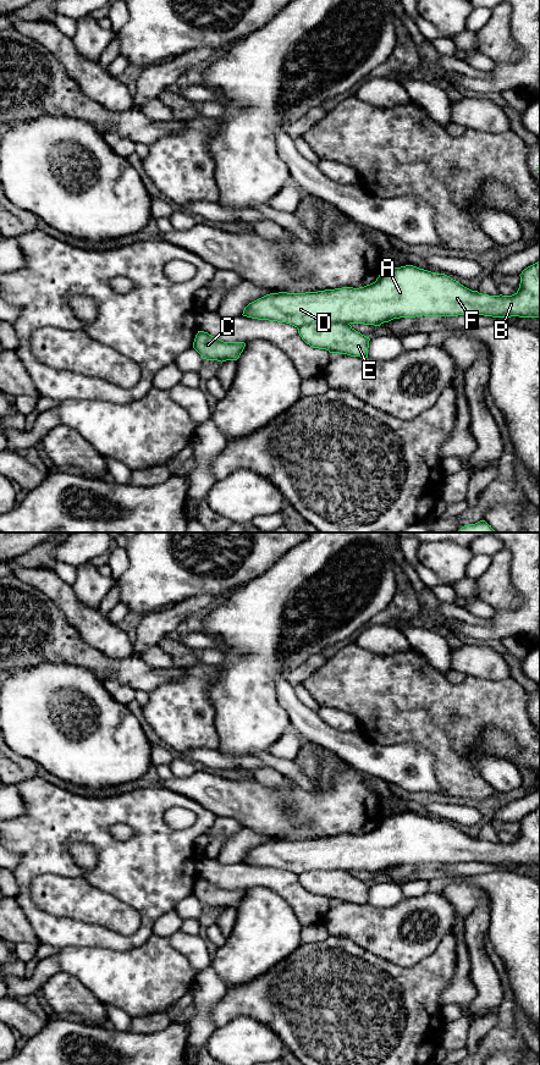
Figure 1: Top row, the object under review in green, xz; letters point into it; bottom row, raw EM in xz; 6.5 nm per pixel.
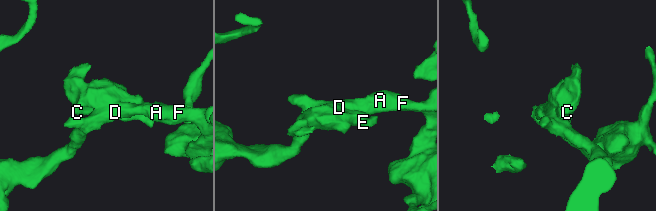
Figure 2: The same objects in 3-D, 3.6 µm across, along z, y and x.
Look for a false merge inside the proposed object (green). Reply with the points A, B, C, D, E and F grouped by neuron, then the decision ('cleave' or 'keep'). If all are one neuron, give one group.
groups A B D F / C E; cleave

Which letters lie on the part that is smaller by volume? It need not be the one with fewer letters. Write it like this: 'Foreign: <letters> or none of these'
Foreign: C, E

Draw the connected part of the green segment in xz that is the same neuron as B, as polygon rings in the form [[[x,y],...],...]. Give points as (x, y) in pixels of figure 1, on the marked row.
[[[540,260],[522,271],[518,291],[512,296],[489,296],[472,291],[445,274],[413,265],[380,272],[375,282],[364,287],[342,287],[305,293],[270,293],[252,303],[243,316],[286,322],[297,329],[312,324],[364,324],[380,326],[400,318],[484,315],[492,318],[540,318]]]

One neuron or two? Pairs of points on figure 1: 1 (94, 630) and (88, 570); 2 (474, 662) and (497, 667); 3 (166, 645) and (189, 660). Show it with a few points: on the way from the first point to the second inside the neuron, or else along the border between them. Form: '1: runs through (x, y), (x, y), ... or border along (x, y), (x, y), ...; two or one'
1: border along (72, 586), (76, 596), (86, 606), (97, 610); two
2: runs through (480, 662), (491, 666); one
3: runs through (172, 647), (183, 656); one

